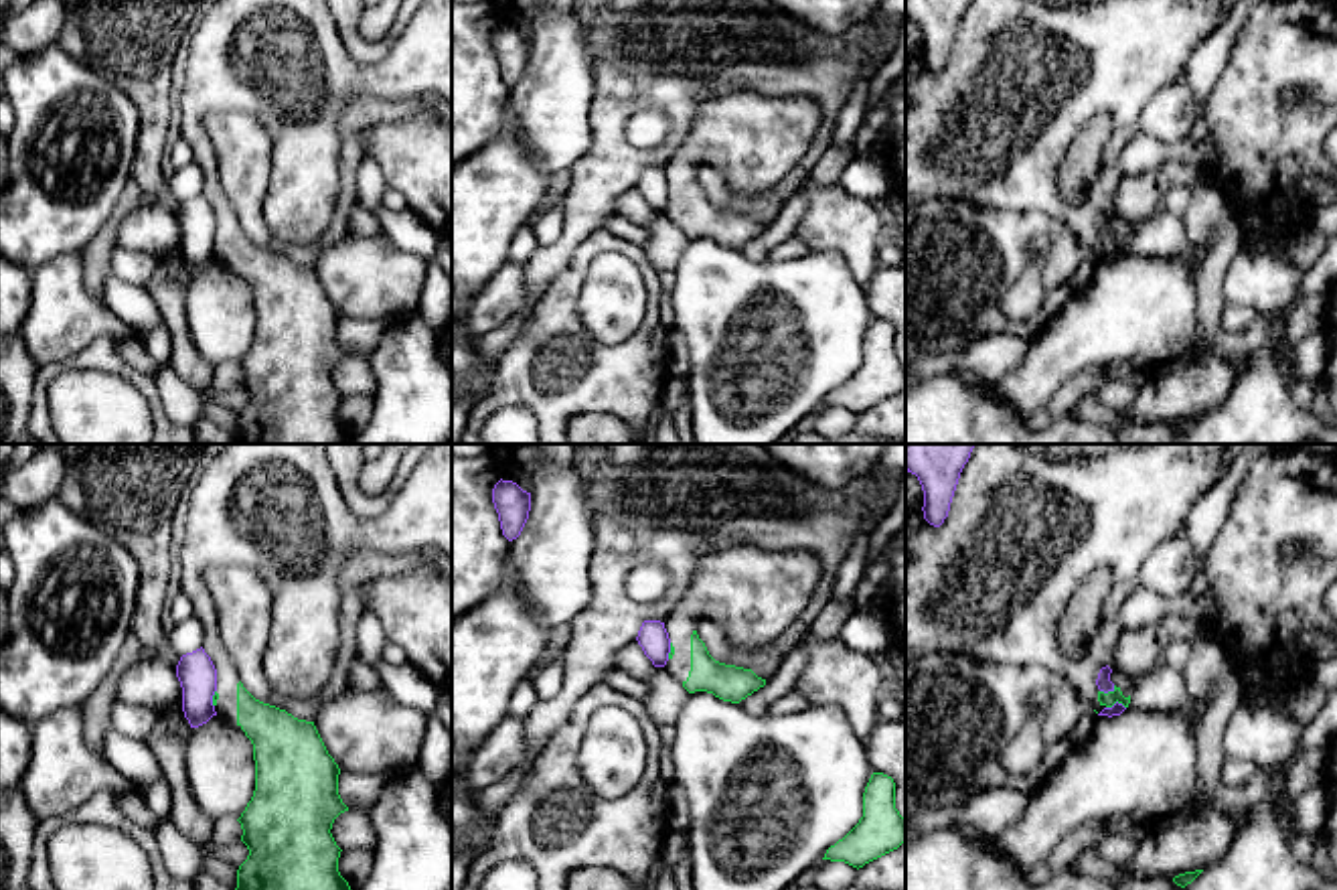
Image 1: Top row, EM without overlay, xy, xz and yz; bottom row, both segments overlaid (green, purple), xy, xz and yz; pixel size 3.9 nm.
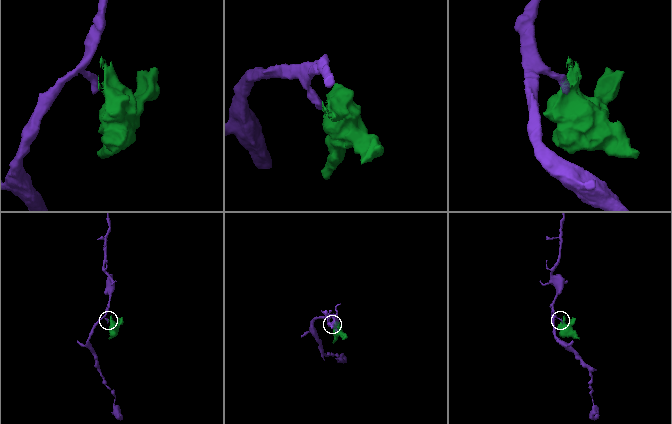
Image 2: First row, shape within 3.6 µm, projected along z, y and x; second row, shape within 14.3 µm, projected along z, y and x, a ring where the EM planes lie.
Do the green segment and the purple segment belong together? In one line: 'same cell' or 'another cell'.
another cell

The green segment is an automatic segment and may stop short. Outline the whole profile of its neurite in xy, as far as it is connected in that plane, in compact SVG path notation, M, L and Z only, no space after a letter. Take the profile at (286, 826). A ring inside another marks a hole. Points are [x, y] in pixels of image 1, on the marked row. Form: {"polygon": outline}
{"polygon": "M225 444L207 464L188 499L180 549L180 588L205 626L203 649L217 669L213 706L253 744L255 791L241 823L249 856L237 870L235 890L350 890L338 872L340 847L330 829L348 811L338 795L340 768L314 722L255 699L221 643L207 572L215 566L253 570L269 588L271 626L263 651L269 687L288 697L312 699L334 691L332 669L340 647L338 574L352 551L438 551L452 560L452 444L434 444L389 509L361 519L348 507L326 456L326 444Z"}

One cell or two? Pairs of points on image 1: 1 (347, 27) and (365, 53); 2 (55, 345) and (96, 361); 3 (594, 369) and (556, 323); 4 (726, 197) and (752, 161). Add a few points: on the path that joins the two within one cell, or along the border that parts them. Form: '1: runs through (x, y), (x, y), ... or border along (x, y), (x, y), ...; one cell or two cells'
1: runs through (349, 33), (359, 47); one cell
2: border along (116, 337), (96, 337), (71, 355), (39, 367); two cells
3: runs through (582, 359), (558, 335); one cell
4: border along (693, 171), (712, 165), (744, 193), (778, 187); two cells

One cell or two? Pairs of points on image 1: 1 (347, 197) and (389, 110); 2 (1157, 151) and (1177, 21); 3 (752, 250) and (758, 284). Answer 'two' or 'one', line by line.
1: one
2: two
3: two

